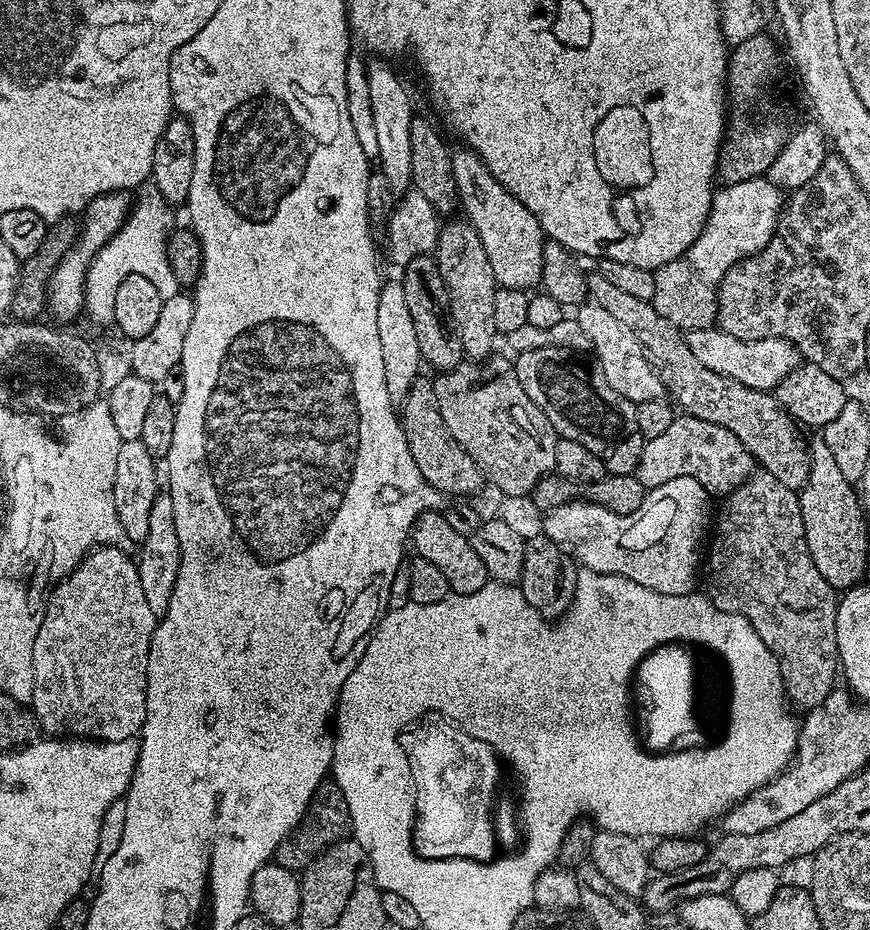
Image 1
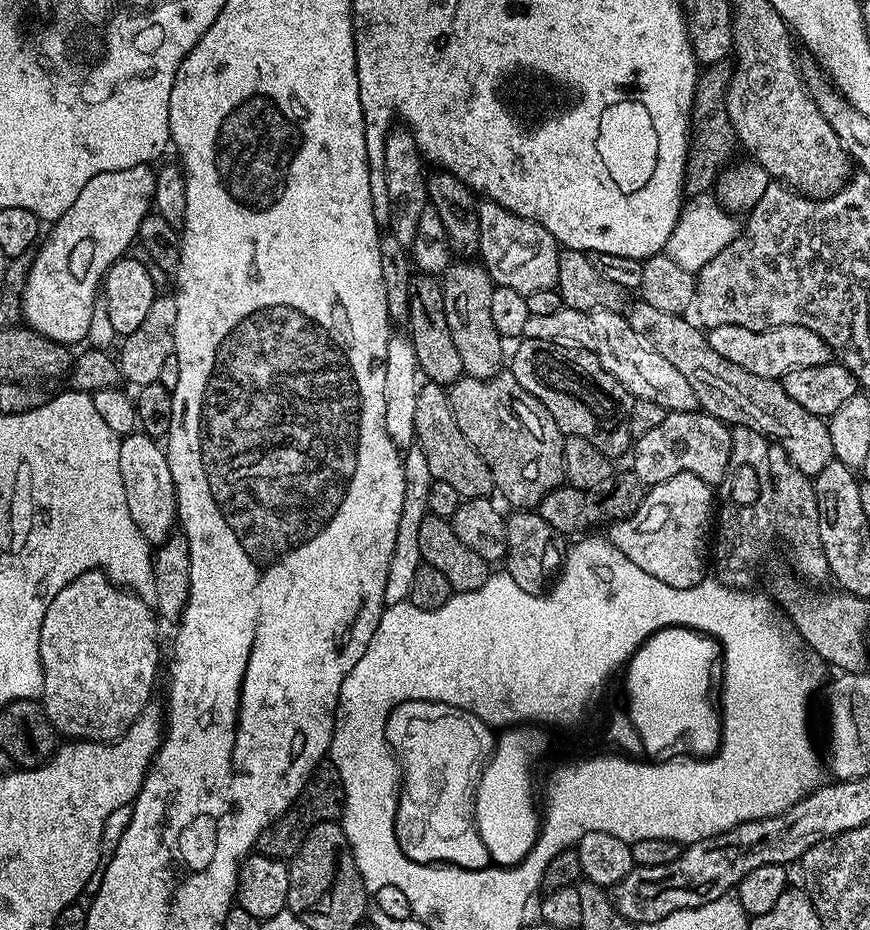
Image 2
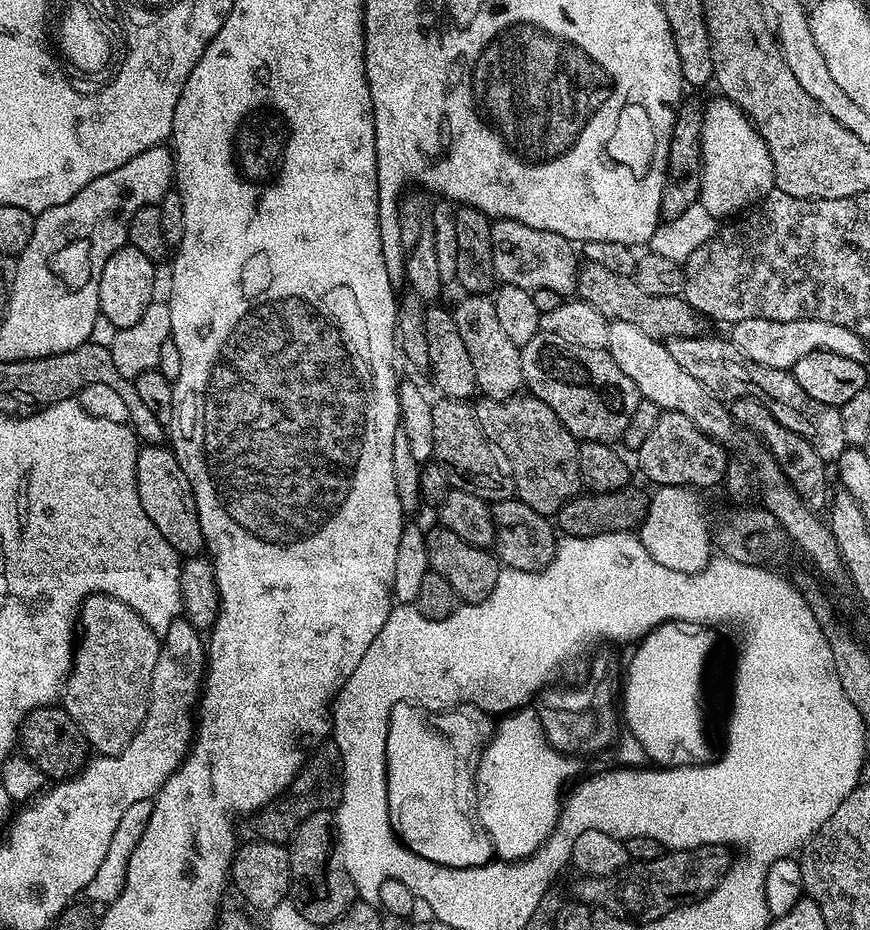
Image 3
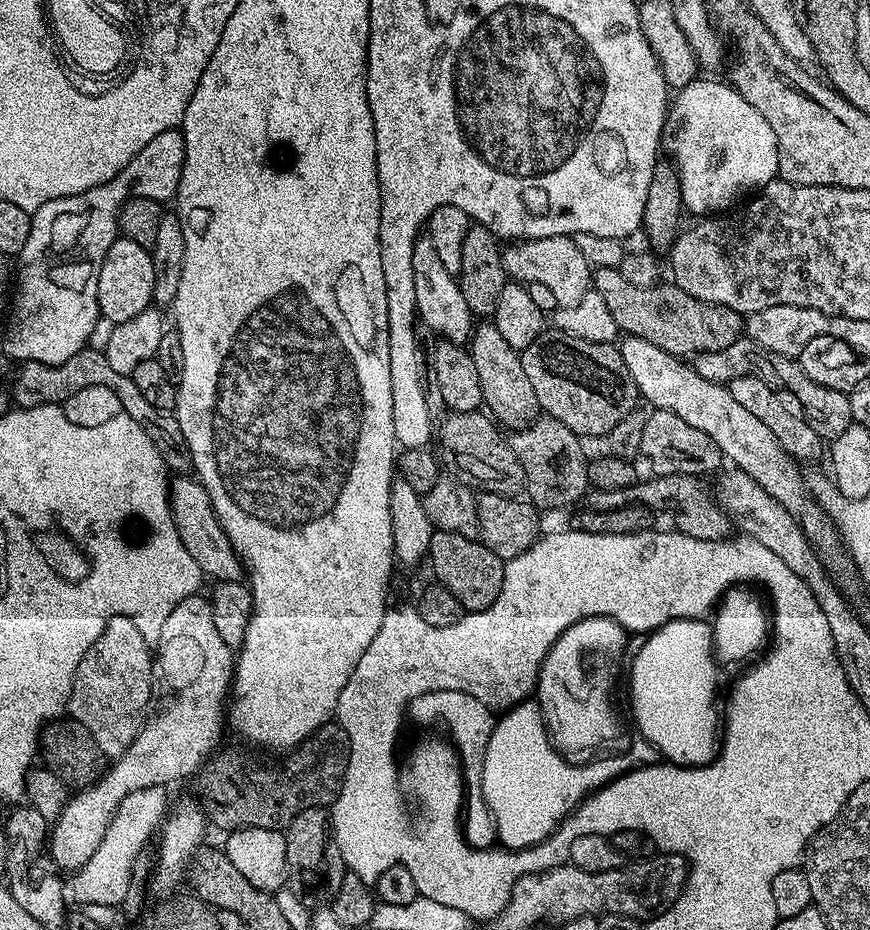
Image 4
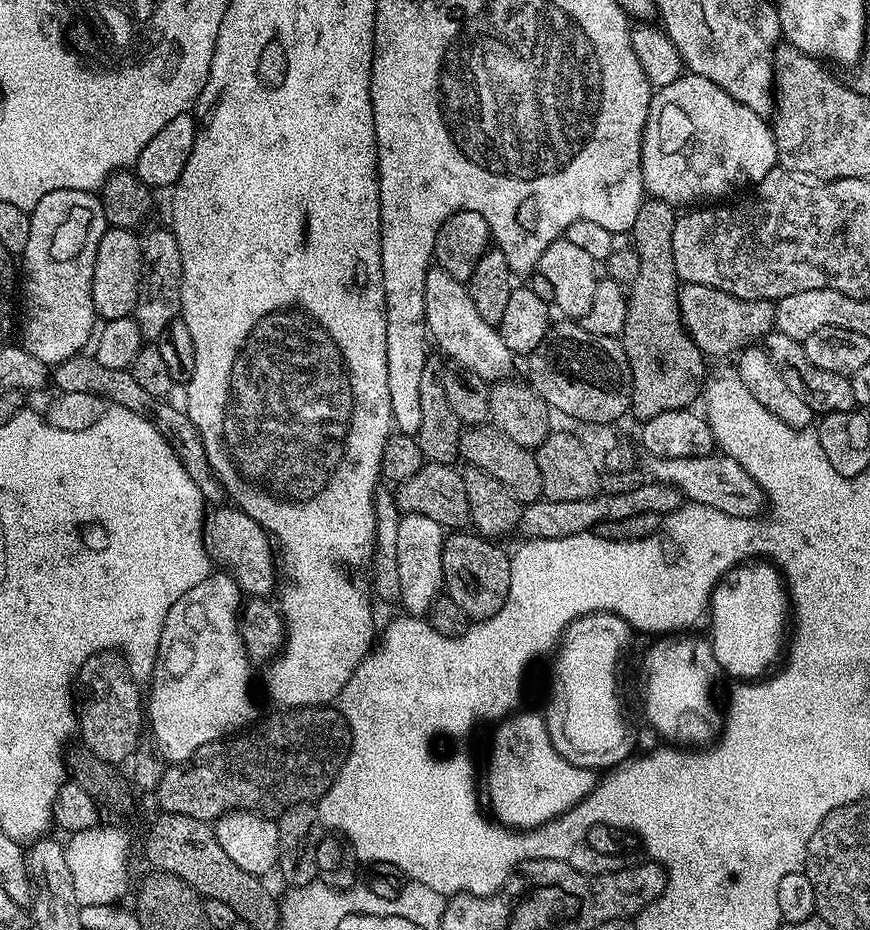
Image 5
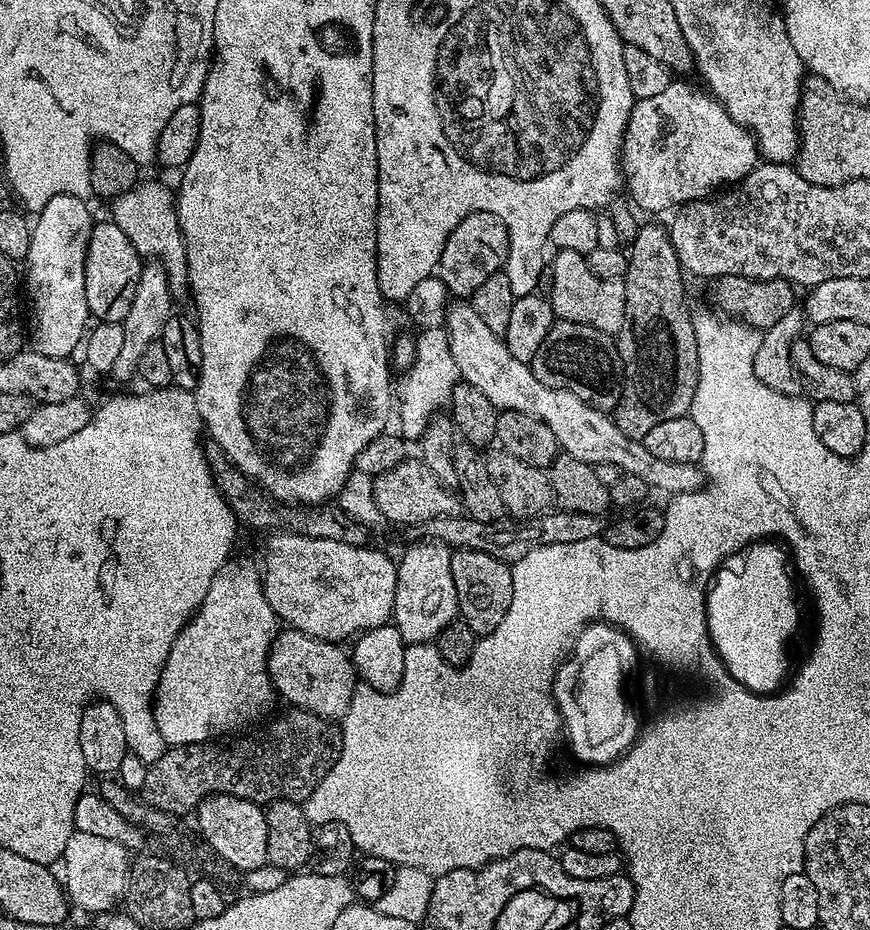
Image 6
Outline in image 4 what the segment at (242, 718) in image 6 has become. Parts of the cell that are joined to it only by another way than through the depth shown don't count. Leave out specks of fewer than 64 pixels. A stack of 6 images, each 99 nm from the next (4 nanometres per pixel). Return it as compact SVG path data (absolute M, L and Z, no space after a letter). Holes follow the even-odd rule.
M200 594L188 596L178 602L178 606L174 606L174 610L170 610L170 615L166 617L162 634L154 646L152 703L148 705L148 717L144 720L138 738L134 738L132 745L109 767L101 780L75 793L62 814L51 825L46 852L52 857L57 869L72 874L77 868L83 868L102 842L102 834L106 834L126 794L134 794L134 790L147 787L172 786L175 780L195 777L205 761L213 755L220 735L226 732L226 705L232 686L234 650L229 644L222 642L222 634L218 634L218 629L214 626L211 603L202 597Z

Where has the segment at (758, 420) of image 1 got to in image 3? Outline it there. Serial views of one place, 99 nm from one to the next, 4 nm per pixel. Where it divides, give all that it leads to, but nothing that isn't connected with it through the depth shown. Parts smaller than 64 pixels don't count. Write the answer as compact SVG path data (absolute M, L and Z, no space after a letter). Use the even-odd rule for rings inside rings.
M711 334L695 336L694 338L676 337L673 340L667 341L667 346L670 350L670 355L674 357L674 362L678 362L678 366L682 366L682 370L686 370L686 374L698 378L698 382L702 382L702 386L706 386L711 392L717 393L724 398L751 398L759 400L761 404L767 406L768 413L779 424L792 428L799 436L806 438L806 442L810 442L814 446L816 453L825 462L835 462L844 453L846 445L844 435L842 434L842 414L839 408L823 404L822 402L816 402L814 398L810 398L810 394L806 394L806 390L802 390L802 386L798 386L798 382L792 377L789 369L771 368L770 366L755 364L753 360L747 360L738 351L731 339L724 338L724 340L719 340L718 337L711 336Z

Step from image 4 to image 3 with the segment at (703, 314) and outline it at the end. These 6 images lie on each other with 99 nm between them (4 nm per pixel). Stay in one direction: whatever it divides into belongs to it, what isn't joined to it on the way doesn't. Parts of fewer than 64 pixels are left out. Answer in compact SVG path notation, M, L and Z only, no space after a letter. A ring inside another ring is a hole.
M587 262L579 265L576 273L576 292L579 299L585 300L590 306L594 306L594 310L598 310L609 322L613 320L621 320L622 322L630 322L630 326L638 326L638 330L642 330L642 334L650 334L650 338L667 342L676 337L694 338L695 336L705 335L706 325L705 317L695 312L683 295L679 296L655 296L654 294L646 294L642 290L638 290L638 282L634 282L631 276L623 276L622 274L614 274L614 270L606 270L606 266L598 266Z

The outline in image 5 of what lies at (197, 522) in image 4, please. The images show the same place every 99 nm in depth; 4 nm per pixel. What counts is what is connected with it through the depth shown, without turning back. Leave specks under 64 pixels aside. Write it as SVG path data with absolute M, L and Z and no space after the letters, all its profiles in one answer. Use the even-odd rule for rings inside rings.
M228 504L209 507L204 515L203 544L209 559L232 575L241 593L247 597L266 598L275 591L276 554L273 541L262 525L244 511Z

